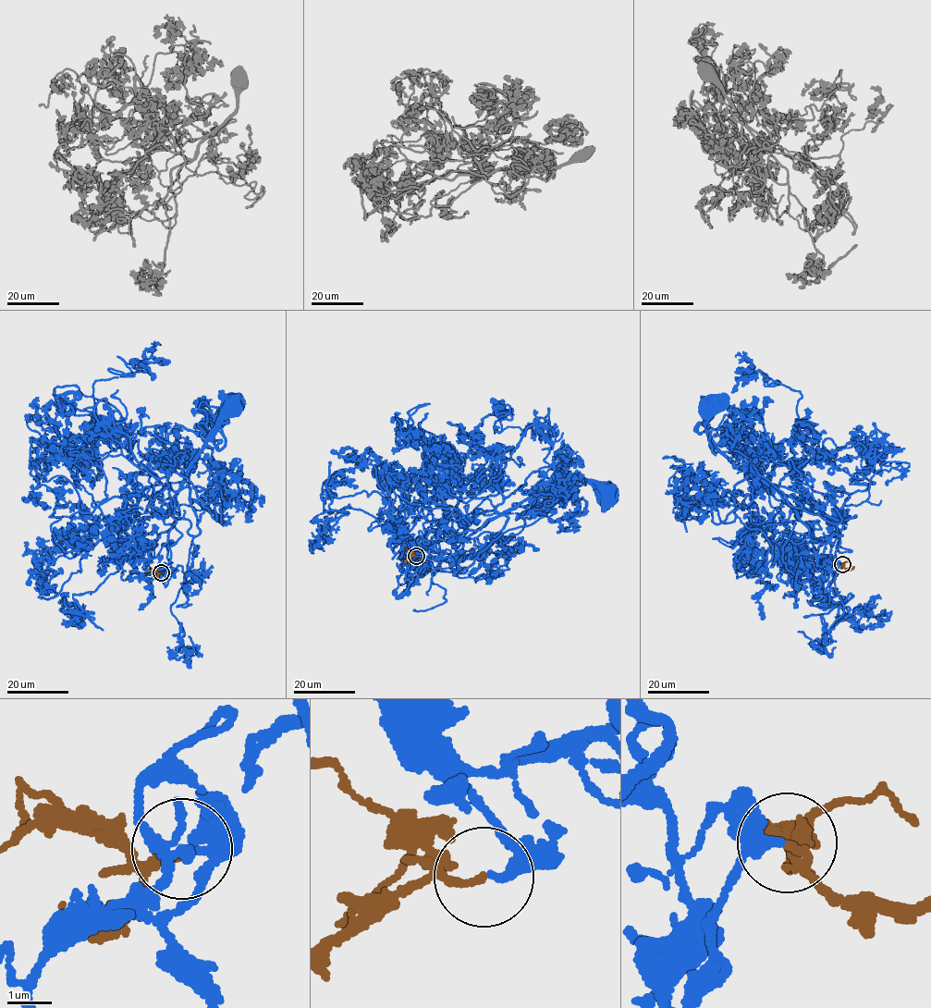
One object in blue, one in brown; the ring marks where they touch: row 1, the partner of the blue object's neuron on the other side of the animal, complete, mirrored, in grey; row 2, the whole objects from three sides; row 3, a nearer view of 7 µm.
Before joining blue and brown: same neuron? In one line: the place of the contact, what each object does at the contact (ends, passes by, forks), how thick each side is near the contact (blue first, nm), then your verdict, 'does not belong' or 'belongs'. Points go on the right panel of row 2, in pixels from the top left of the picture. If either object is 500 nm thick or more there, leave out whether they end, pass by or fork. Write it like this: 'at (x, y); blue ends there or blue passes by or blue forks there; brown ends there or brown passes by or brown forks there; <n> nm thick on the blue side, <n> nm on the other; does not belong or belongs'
at (842, 564); blue ends there; brown ends there; 200 nm thick on the blue side, 180 nm on the other; belongs

